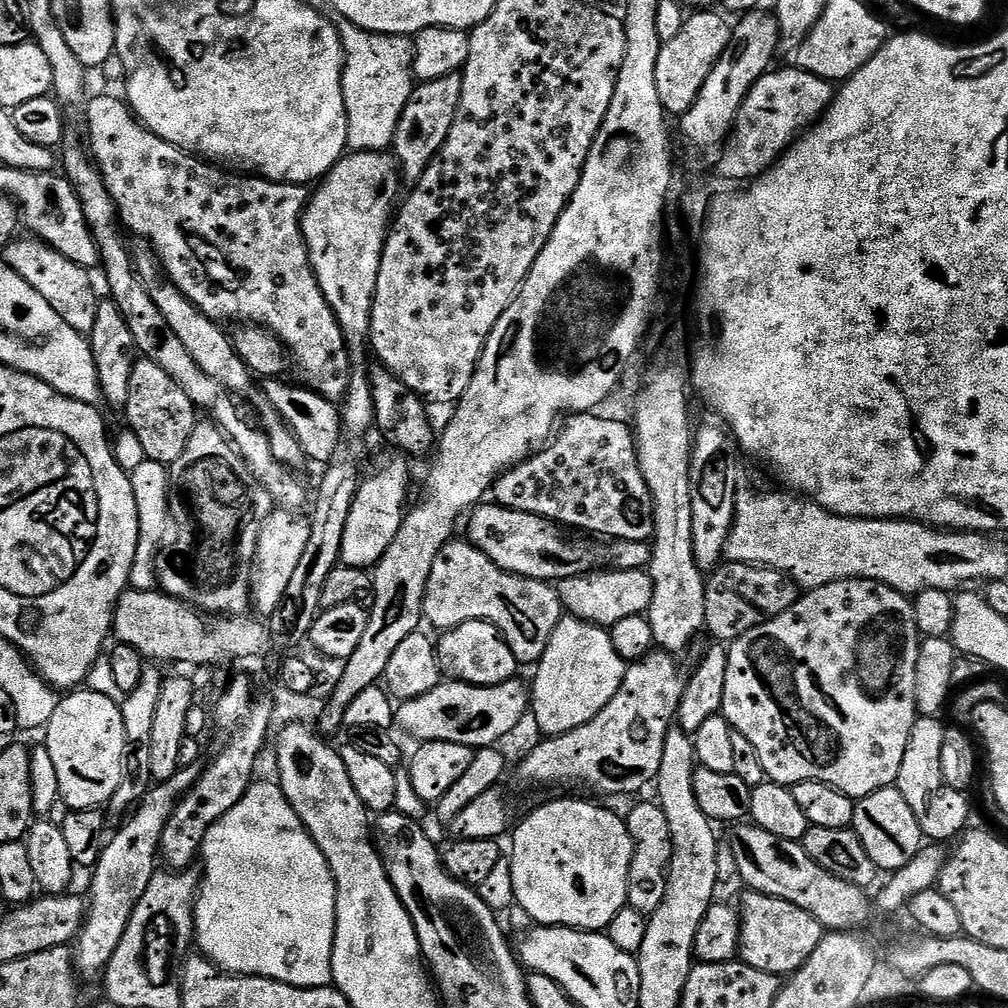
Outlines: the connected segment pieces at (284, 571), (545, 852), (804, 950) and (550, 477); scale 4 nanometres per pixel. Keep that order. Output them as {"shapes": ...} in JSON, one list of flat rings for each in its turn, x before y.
{"shapes":[[[277,507,266,518,264,529,256,543,256,563,252,574,252,602,251,607,257,608,259,615,271,618,278,610,278,606,288,595,290,578,302,559,306,550,306,542,310,538,311,523,307,519,299,520,295,511]],[[552,800,541,808,536,808,520,825,511,833,512,836,512,881,514,882,515,903,526,915,540,926,555,926,558,928,578,928,581,932,599,932,607,929,609,922,628,903,628,875,632,861,632,839,628,833,628,826,623,815,615,816,608,808,599,808,588,800]],[[745,891,738,903,740,917,740,946,738,956,754,970,769,972,781,978,796,972,814,954,818,942,826,935,825,928,806,910,785,900,761,892]],[[595,411,574,412,563,417,554,439,535,456,516,464,509,472,503,472,492,486,495,503,503,508,534,514,552,521,565,529,581,528,596,536,609,536,609,541,651,541,652,495,642,478,642,470,636,457,636,438,631,427,620,420,607,420,596,416]]]}

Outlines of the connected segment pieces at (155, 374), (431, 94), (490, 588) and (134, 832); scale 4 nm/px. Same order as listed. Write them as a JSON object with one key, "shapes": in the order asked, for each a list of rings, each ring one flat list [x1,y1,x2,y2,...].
{"shapes":[[[137,359,130,374,128,391,127,427,138,436,147,459,170,466,186,450,186,442,198,423,198,409,192,405,190,398,153,360]],[[447,72,442,78,434,78,417,83,413,87,410,98,406,102,406,110,402,110,402,118,398,118,396,132,392,135,392,148,400,175,405,181,415,182,422,178,422,174,430,166,430,162,442,150,446,138,450,134,450,126,456,117,458,102,462,98,462,75,460,72]],[[453,538,434,558,424,591,423,619,439,630,462,626,471,620,485,620,499,630,521,665,535,665,550,642,550,634,565,615,555,587,542,580,515,576,502,570,467,539]],[[199,763,180,767,169,780,153,783,131,815,123,821,125,824,113,836,111,833,107,837,96,867,90,872,92,897,87,897,84,924,74,941,74,968,77,973,100,974,108,967,114,950,118,950,118,942,122,942,122,934,126,932,130,914,134,912,138,898,142,896,150,878,157,871,158,853,161,851,160,840,166,824,180,800,198,782,201,771]]]}

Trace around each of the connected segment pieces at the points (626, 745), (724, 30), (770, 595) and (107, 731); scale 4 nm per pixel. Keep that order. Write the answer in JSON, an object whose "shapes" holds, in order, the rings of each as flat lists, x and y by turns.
{"shapes":[[[653,650,642,659,629,663,624,669,622,686,618,686,618,694,610,698,608,705,586,726,578,726,578,730,570,730,561,736,541,739,541,744,534,745,517,766,517,778,524,784,572,784,581,780,586,787,608,796,632,796,647,784,649,787,656,779,658,766,662,766,666,734,673,727,684,693,686,676,680,673,676,660,675,655]],[[696,10,685,19,682,30,674,38,663,41,658,54,658,66,654,66,654,82,658,86,658,98,665,113,673,117,683,116,698,98,702,82,715,66,716,59,728,49,730,43,730,24,727,24,716,10]],[[724,562,707,577,704,597,706,598,706,614,704,615,706,632,716,639,713,641,731,642,752,628,758,627,759,624,763,624,764,621,773,620,778,614,790,610,790,606,794,606,797,602,798,589,790,577,782,575,781,572,773,568,762,568,758,564]],[[72,690,68,696,59,701,46,729,46,745,54,762,55,773,58,774,59,799,64,800,69,810,77,808,100,808,111,800,114,790,118,790,118,782,122,778,124,750,129,747,124,737,122,714,117,701,106,698,106,694,98,694,87,690]]]}

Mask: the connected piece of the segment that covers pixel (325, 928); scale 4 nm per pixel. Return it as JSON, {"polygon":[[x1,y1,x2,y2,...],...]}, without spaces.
{"polygon":[[259,780,252,783,238,804,206,830,202,860,203,858,204,876,202,872,196,894,194,940,198,948,200,944,199,951,207,956,217,969,237,976,265,976,267,980,277,980,295,988,327,988,333,983,332,951,336,937,336,884,332,881,332,871,322,850,312,840,312,835,304,829,304,823,290,806,279,783,259,782]]}

